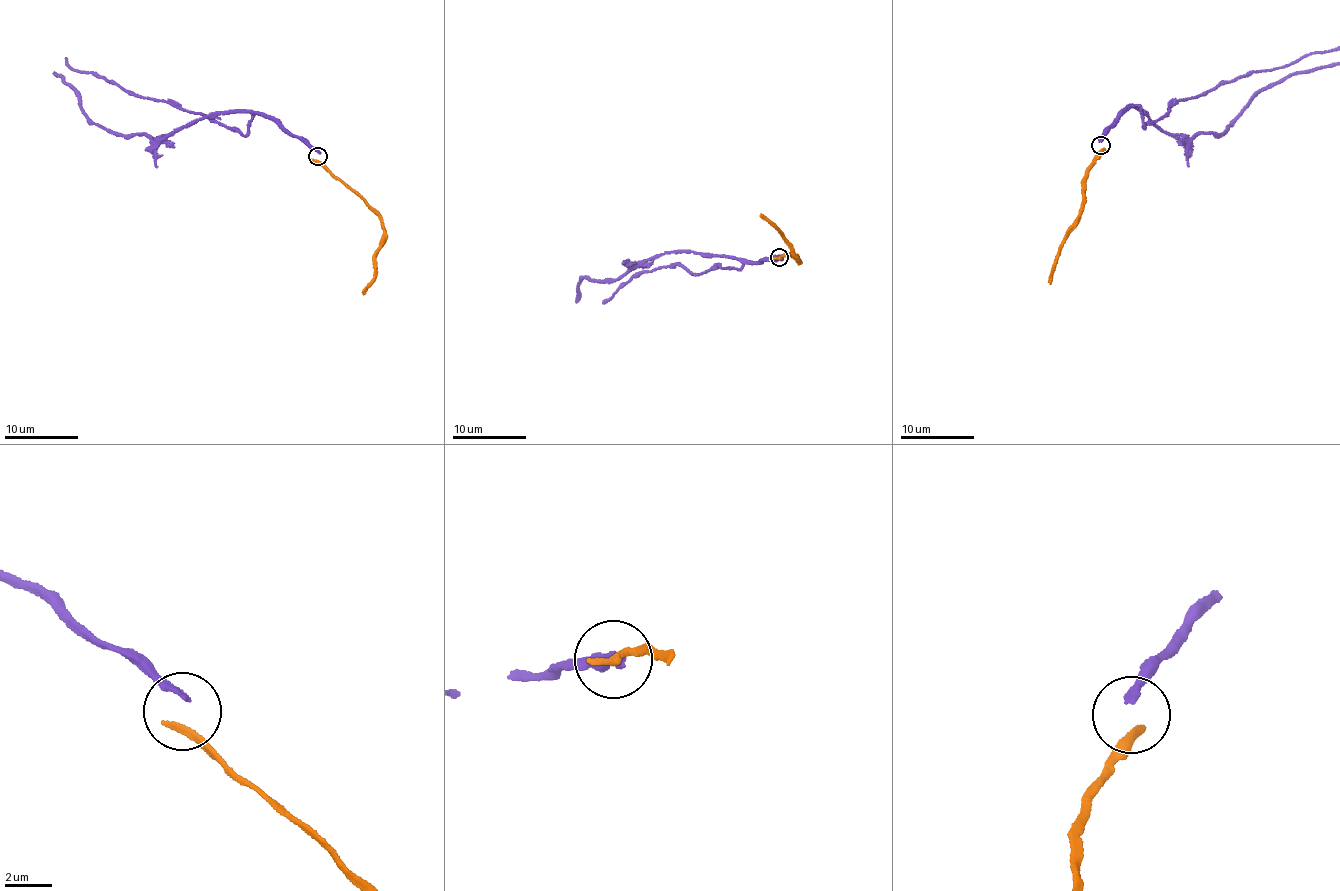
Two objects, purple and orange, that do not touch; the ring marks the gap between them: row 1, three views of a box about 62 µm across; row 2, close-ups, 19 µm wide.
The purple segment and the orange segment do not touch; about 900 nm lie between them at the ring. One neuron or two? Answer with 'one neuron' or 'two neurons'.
two neurons

